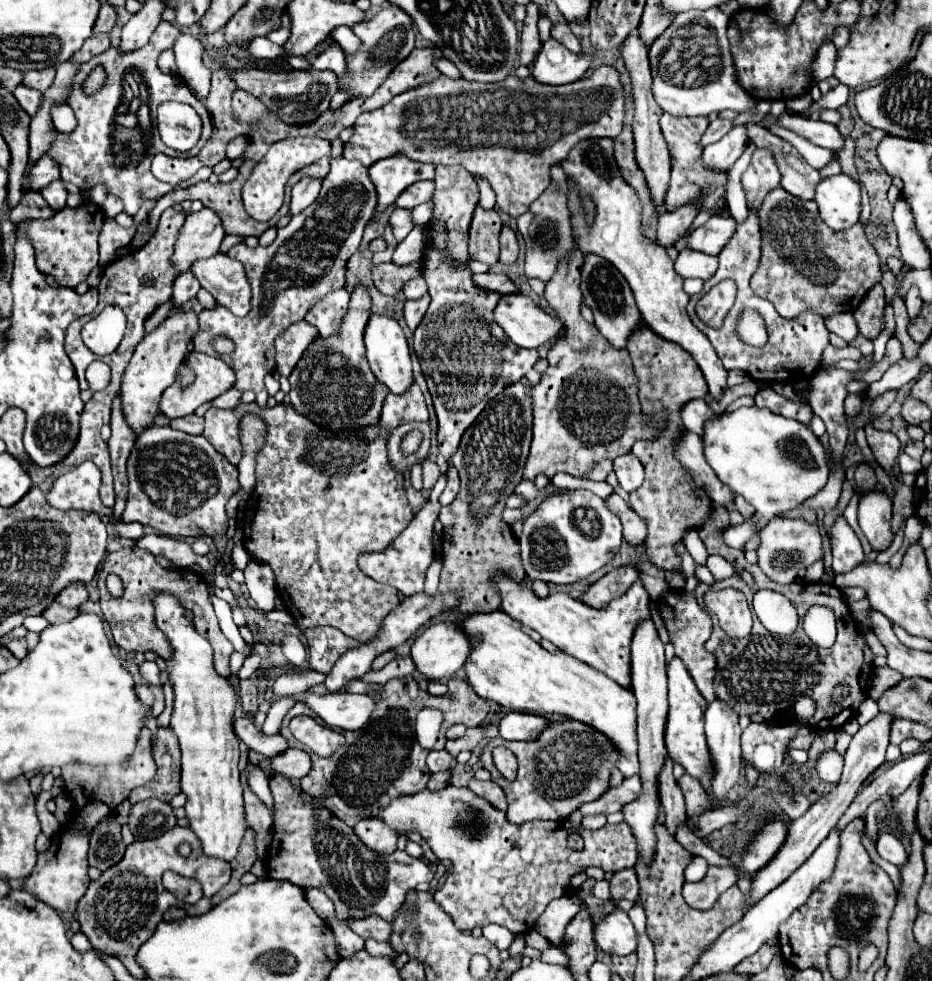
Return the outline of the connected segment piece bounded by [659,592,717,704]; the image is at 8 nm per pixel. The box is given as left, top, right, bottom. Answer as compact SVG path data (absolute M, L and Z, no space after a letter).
M667 592L663 596L663 600L659 602L659 610L661 610L665 626L669 630L669 640L675 644L675 654L685 662L685 666L687 666L691 678L695 680L697 690L705 698L705 702L711 704L717 698L713 692L717 658L715 658L715 654L709 654L703 648L705 640L711 636L711 616L703 608L699 608L693 594L685 594L685 592Z

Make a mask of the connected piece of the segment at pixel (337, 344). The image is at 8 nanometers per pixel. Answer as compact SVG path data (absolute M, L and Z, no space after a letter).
M357 286L351 294L349 310L341 324L341 332L325 340L317 338L311 348L307 348L307 352L289 376L291 406L305 418L317 422L321 428L349 426L361 430L365 426L375 426L381 420L381 406L385 396L389 394L389 388L373 376L365 360L365 346L361 344L365 320L369 320L371 312L369 308L371 298L367 290L363 286Z

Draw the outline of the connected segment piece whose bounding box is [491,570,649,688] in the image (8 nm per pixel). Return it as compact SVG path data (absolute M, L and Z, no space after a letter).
M507 570L493 572L493 588L501 596L501 608L513 620L533 628L541 634L541 638L553 642L569 656L593 666L595 670L603 672L623 688L631 688L631 656L629 644L633 636L633 628L643 620L649 618L649 594L637 578L631 588L603 608L589 608L589 604L571 598L567 592L555 592L545 598L539 598L527 582L517 582Z

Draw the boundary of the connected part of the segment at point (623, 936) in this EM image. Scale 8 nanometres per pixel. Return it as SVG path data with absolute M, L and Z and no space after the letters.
M613 910L593 926L595 944L609 956L627 956L637 950L637 934L623 910Z

